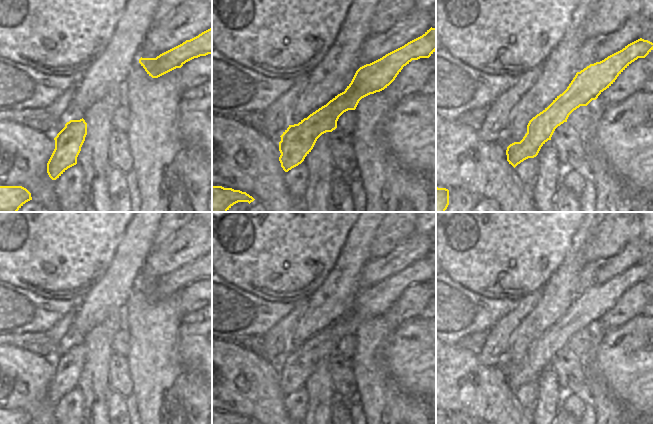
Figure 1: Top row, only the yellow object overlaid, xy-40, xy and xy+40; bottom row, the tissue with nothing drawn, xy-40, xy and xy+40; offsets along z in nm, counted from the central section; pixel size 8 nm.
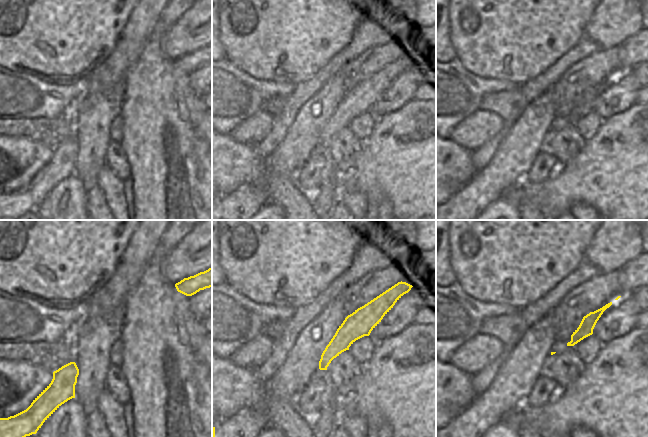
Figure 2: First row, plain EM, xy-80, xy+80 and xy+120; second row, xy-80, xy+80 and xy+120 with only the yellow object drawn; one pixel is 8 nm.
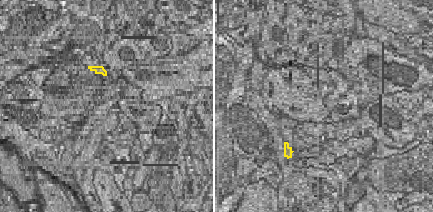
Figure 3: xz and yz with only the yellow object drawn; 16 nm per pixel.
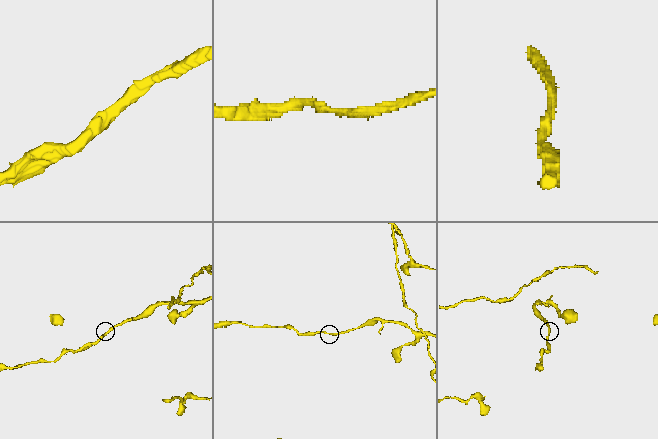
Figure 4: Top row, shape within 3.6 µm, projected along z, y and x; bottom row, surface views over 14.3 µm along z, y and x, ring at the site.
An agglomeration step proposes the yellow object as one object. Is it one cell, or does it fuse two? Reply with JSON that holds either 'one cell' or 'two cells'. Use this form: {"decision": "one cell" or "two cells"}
{"decision": "two cells"}

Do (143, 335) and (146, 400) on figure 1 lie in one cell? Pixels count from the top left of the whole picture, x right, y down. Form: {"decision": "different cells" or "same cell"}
{"decision": "same cell"}

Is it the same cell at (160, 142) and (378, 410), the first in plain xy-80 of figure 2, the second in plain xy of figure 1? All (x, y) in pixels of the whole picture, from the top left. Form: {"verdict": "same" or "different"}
{"verdict": "same"}

